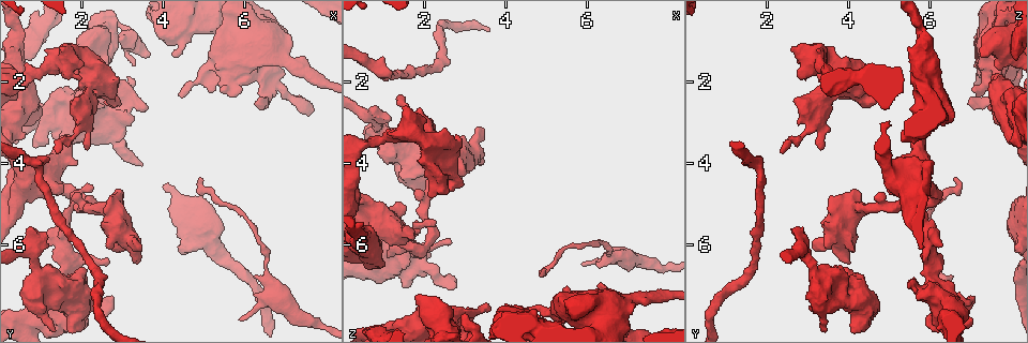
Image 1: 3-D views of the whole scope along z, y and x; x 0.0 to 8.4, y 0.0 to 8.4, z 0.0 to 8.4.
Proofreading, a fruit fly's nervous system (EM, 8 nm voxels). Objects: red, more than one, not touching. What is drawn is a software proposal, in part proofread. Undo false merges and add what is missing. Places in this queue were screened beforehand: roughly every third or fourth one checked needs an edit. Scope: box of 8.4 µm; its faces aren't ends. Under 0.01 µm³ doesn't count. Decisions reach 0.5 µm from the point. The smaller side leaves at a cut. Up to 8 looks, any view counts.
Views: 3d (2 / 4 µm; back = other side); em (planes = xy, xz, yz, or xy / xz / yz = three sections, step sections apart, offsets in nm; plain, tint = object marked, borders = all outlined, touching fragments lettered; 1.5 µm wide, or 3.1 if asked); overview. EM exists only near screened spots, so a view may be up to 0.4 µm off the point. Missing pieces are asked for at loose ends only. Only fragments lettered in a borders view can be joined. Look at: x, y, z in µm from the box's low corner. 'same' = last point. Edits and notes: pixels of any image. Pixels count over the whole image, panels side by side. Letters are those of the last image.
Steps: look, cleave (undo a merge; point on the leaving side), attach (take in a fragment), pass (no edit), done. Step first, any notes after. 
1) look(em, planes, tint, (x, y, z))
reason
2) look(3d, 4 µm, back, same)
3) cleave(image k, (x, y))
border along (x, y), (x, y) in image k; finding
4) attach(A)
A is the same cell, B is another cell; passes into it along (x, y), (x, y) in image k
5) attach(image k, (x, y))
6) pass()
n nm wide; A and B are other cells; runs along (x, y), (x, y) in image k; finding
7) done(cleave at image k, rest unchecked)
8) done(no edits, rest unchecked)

look(em, yz, step 8, borders, (1.80, 1.35, 7.25))
an open end

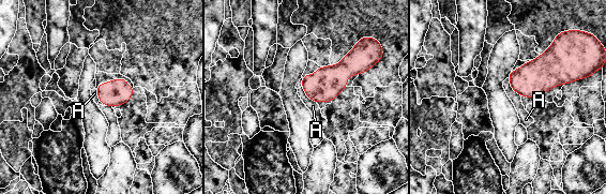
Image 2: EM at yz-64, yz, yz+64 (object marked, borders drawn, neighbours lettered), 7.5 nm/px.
look(em, planes, borders, same)

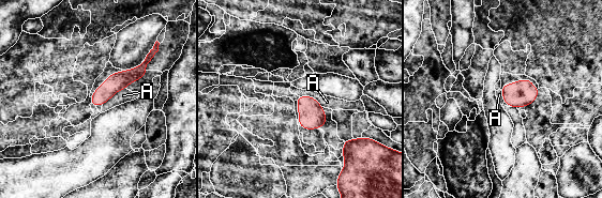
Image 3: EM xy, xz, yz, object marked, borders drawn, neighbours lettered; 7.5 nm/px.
pass()
A is another cell; runs along (143, 66), (93, 101) in image 3; none of them fits

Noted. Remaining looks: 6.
look(em, planes, borders, (5.90, 7.85, 6.55))
thin end

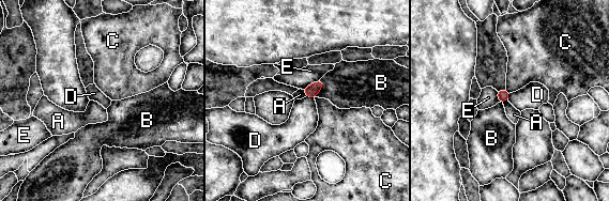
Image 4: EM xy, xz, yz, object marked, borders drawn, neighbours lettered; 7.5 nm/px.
pass()
A, B, C, D and E are other cells; border along (306, 95), (314, 98) in image 4; none of them fits

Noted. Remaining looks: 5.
look(3d, 2 µm, (7.60, 7.90, 6.50))
sudden change in width

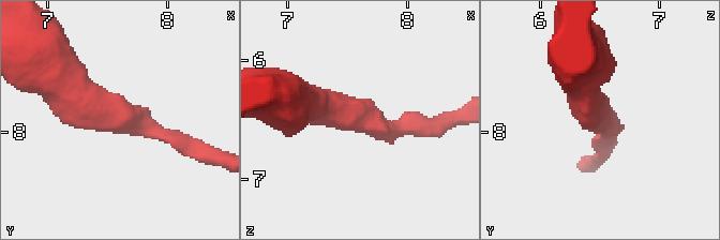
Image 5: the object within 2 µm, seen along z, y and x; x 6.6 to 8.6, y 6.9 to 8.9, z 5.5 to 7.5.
look(em, xz, step 8, tint, (7.60, 7.90, 6.52))

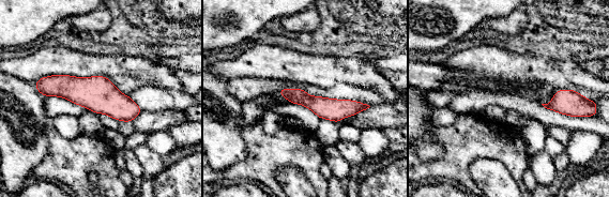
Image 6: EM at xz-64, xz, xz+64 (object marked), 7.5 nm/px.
look(em, planes, borders, same)
cut it another way

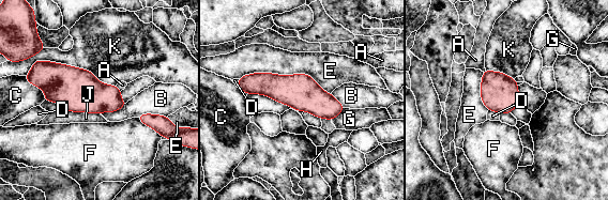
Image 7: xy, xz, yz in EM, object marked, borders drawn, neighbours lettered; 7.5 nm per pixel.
pass()
A, B, C, D, E, F, G, H, J and K are other cells; runs along (240, 82), (300, 91), (339, 108) in image 7; continuous, no second neuron

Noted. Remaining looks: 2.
done(no edits, rest unchecked)

